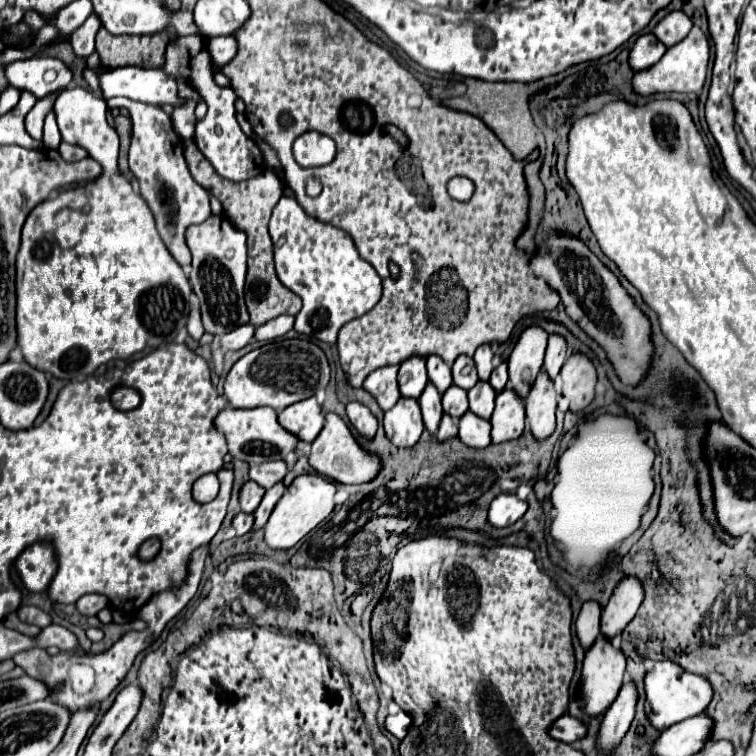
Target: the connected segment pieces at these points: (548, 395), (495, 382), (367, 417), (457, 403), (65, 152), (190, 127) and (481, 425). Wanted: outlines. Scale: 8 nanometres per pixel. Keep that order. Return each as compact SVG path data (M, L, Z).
M540 370L538 378L534 380L526 396L526 418L536 440L544 440L554 432L556 426L554 412L556 412L554 382L546 374L546 370Z
M502 362L498 368L494 368L494 372L490 376L490 384L496 392L500 392L506 386L506 382L508 382L508 364Z
M348 402L346 404L346 414L352 422L352 426L366 438L374 438L376 428L378 428L378 420L376 416L362 404L362 402Z
M452 384L444 396L442 396L442 406L444 406L444 412L448 412L450 416L454 418L460 418L462 412L468 410L468 396L466 396L466 390L462 390L460 386Z
M62 142L60 148L58 148L58 152L60 152L60 156L66 162L78 162L78 160L82 160L82 158L88 156L88 152L84 148L80 148L76 144L68 144L68 142Z
M188 98L186 104L174 108L174 112L172 112L174 130L176 130L182 138L192 138L192 136L194 136L194 126L196 126L194 108L196 108L196 102L194 102L192 98Z
M466 412L460 418L460 440L464 444L470 444L472 448L486 448L492 440L490 440L490 420L484 420L480 416L476 416L474 412Z

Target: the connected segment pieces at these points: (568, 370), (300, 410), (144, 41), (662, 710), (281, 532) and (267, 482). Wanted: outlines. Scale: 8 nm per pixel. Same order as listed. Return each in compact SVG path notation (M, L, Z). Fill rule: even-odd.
M576 352L568 356L566 364L560 370L560 376L564 380L562 394L570 398L570 410L582 412L594 398L596 368L592 360L586 354Z
M316 396L306 398L302 402L290 404L286 410L282 410L278 416L278 422L288 432L294 432L302 442L312 442L324 426L322 406L318 404Z
M100 26L96 34L96 52L100 56L102 68L162 68L168 40L164 34L148 36L114 36Z
M672 660L656 662L654 668L646 674L644 684L646 684L646 714L650 724L658 730L670 728L672 724L702 714L714 696L714 688L706 676L688 672L686 668L682 668Z
M302 474L298 476L284 492L280 504L274 508L266 528L264 528L264 538L268 542L270 548L292 548L296 542L300 542L310 530L314 530L322 520L326 520L336 502L334 502L334 494L336 494L336 484L326 480L326 476L320 474Z
M274 460L270 464L252 464L250 466L250 480L262 484L264 488L272 488L274 484L282 482L288 474L288 466L282 460Z

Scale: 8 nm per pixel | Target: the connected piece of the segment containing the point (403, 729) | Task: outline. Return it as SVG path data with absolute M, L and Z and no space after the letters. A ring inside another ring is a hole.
M398 712L398 714L390 714L384 722L384 728L396 736L398 740L402 740L408 732L408 726L410 726L410 716L406 712Z

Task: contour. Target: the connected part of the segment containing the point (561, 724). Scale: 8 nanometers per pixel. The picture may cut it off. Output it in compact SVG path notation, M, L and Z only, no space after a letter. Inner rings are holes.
M562 716L560 720L554 722L550 734L556 738L556 740L562 740L562 742L578 742L586 736L588 732L588 726L582 718L574 718L574 716Z

